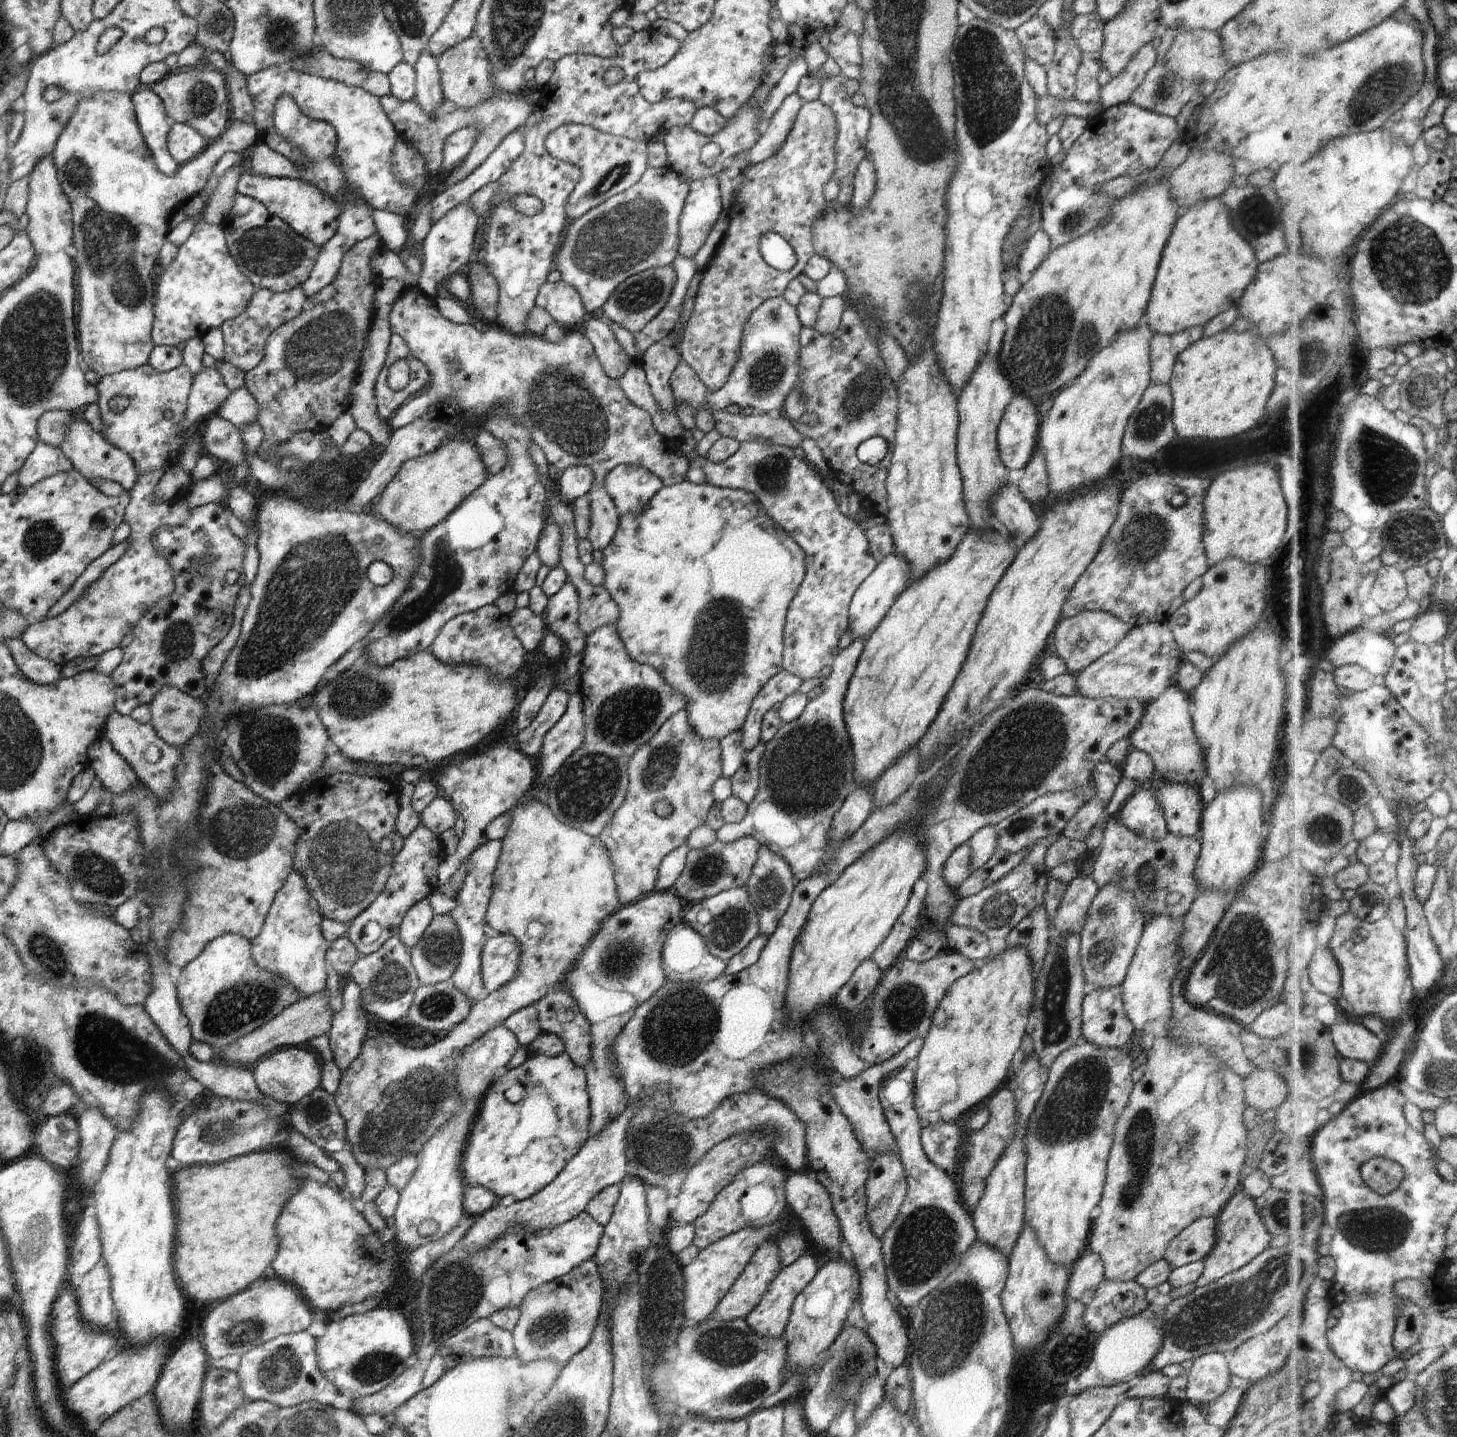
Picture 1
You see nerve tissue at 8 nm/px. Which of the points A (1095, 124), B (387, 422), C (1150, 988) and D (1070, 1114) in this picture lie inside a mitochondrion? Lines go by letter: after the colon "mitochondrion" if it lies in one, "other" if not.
A: other
B: other
C: other
D: mitochondrion

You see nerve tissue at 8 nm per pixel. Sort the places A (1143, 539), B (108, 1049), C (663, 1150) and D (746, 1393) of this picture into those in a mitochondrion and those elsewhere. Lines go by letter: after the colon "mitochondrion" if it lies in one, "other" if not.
A: mitochondrion
B: mitochondrion
C: mitochondrion
D: mitochondrion

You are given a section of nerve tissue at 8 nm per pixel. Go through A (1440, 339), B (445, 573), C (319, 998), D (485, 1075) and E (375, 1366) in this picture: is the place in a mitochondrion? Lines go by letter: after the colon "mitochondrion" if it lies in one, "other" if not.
A: other
B: mitochondrion
C: other
D: other
E: mitochondrion

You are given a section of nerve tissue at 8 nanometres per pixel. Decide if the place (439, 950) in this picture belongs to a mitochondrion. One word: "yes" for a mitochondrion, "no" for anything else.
yes

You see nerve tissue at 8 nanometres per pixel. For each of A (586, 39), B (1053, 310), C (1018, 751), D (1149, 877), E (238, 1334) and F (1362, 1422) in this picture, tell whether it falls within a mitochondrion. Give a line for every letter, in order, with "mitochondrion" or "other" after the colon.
A: other
B: mitochondrion
C: mitochondrion
D: mitochondrion
E: mitochondrion
F: other

